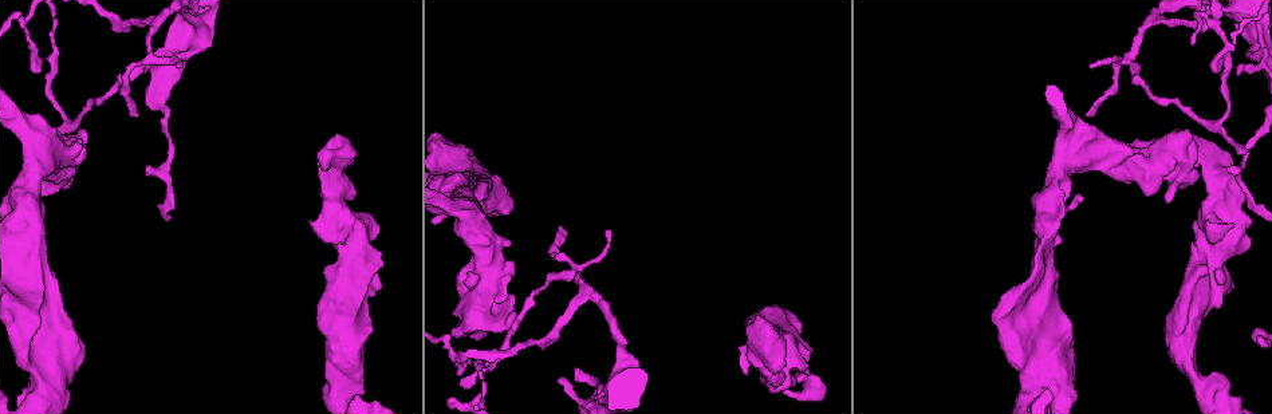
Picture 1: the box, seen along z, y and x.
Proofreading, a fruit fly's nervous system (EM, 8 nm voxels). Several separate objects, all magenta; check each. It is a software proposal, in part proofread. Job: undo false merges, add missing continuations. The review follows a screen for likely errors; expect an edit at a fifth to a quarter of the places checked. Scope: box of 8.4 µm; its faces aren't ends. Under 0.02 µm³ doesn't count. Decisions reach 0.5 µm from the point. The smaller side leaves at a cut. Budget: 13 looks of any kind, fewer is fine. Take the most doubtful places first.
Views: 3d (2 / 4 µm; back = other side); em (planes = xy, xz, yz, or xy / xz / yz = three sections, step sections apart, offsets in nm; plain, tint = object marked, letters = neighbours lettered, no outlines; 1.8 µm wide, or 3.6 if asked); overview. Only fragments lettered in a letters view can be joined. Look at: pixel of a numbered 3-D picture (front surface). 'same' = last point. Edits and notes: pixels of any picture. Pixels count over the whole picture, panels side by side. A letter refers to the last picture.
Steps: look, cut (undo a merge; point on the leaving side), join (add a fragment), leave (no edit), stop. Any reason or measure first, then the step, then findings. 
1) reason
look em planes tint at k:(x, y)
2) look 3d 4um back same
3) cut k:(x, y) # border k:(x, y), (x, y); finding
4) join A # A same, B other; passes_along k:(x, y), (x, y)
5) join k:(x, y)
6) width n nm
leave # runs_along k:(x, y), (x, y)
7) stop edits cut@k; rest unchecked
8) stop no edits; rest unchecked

four or more arms meet
look 3d 2um at 1:(1153, 153)

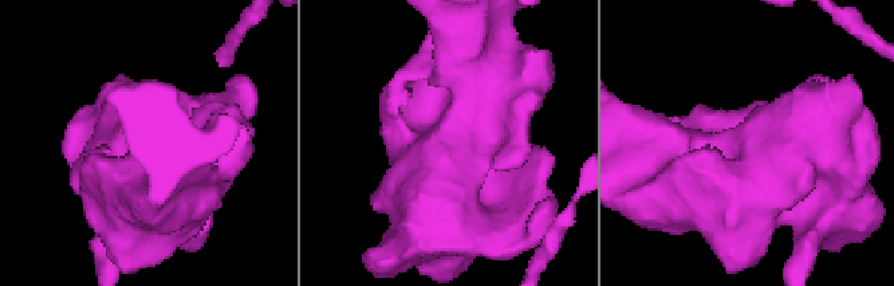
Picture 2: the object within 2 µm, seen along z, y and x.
look em planes letters at 2:(745, 154)

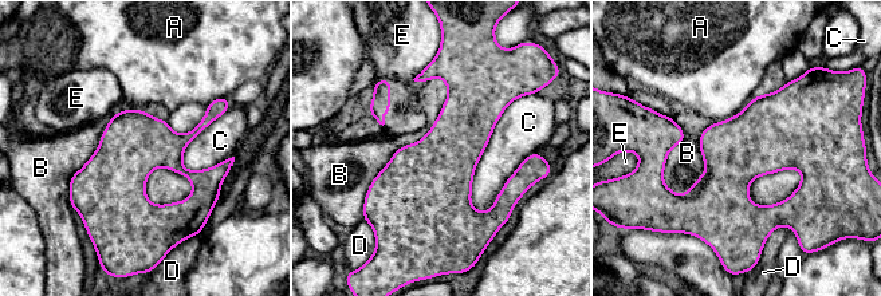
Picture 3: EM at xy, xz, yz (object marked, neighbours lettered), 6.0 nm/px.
width 380 nm
leave # A other, B other, C other, D other, E other; border 3:(440, 77), (439, 117), (364, 202); one neuron here

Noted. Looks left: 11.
look 3d 2um at 1:(1049, 308)

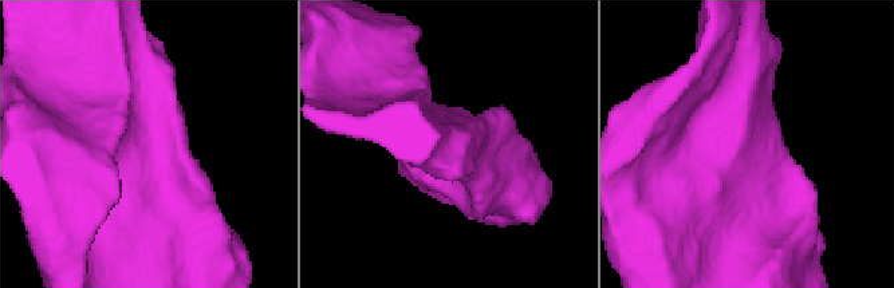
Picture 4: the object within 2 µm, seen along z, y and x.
need the tissue
look em xz step 16 tint at 4:(742, 144)

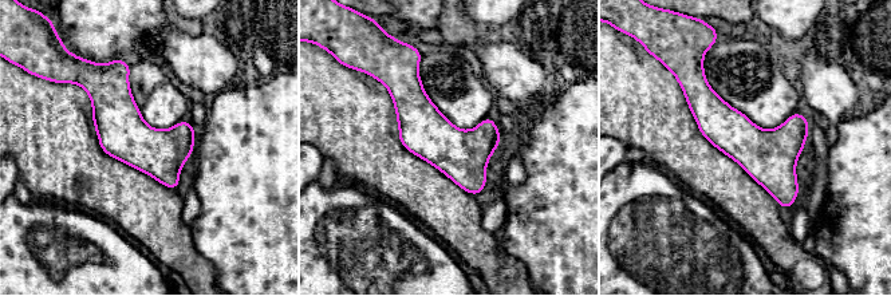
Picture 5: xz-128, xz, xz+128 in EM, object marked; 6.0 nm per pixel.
look em planes letters same

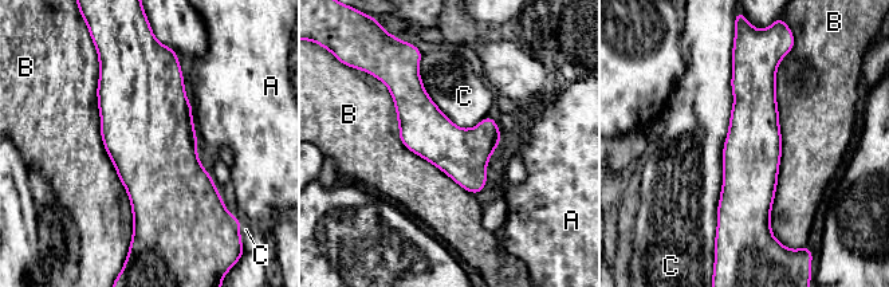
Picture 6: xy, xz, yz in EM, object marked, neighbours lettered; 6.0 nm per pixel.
leave # A other, B other, C other; runs_along 6:(743, 65), (754, 83), (756, 225); all the same neuron

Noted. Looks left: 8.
a fork
look 3d 4um at 1:(351, 283)

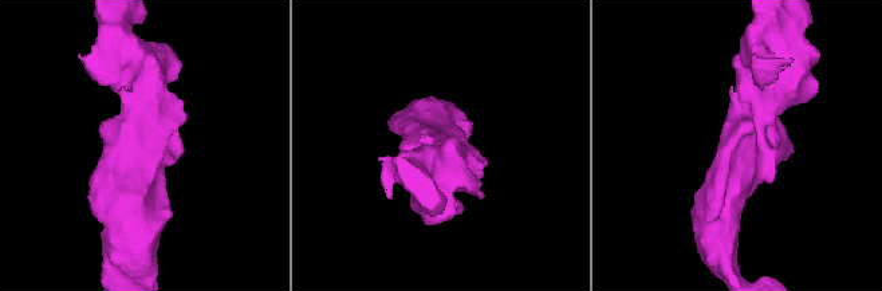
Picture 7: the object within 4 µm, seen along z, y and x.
look em 3.6um xy step 4 tint at 7:(140, 147)

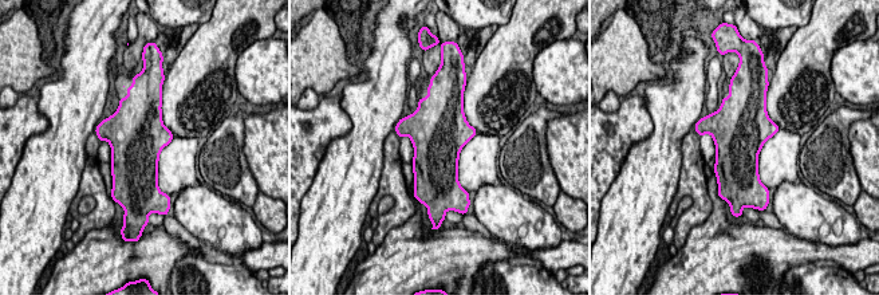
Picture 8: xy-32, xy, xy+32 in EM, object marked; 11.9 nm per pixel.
look em 3.6um planes letters same

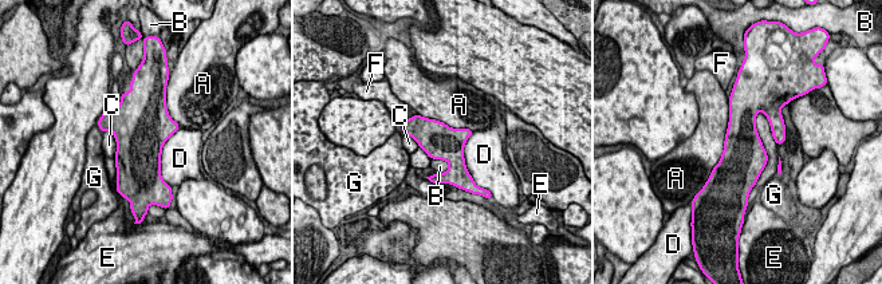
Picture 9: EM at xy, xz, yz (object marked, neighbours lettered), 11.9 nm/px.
leave # A other, B other, C other, D other, E other, F other, G other; border 9:(729, 99), (724, 150), (709, 173); continuous, no second neuron

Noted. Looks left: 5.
an open end
look 3d 4um at 1:(1090, 63)

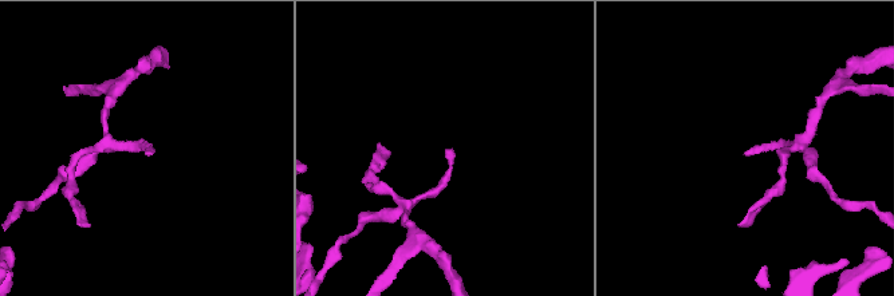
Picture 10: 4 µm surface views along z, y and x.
look em planes plain at 10:(151, 151)

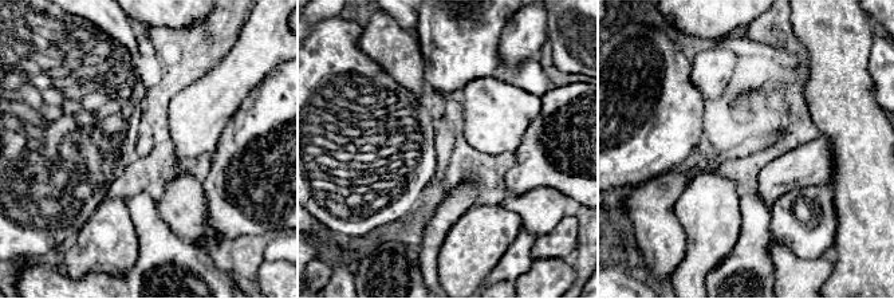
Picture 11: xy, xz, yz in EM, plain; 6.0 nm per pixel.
see the neighbours
look em planes letters same

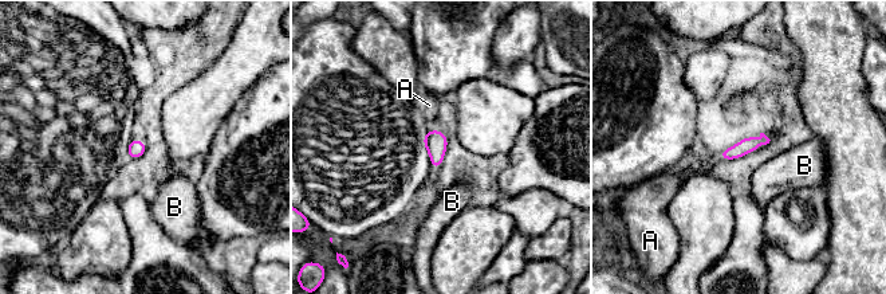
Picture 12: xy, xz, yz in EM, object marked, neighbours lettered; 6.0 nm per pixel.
join A # A same, B other; passes_along 12:(749, 144), (719, 157), (704, 167); it goes on there

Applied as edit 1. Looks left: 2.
branch stops here
look em yz step 4 letters at 1:(328, 140)

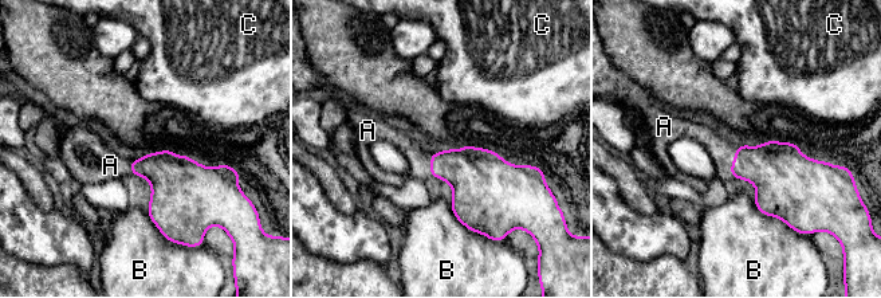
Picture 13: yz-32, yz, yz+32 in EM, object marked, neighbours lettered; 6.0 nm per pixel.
cut it another way
look em planes letters same

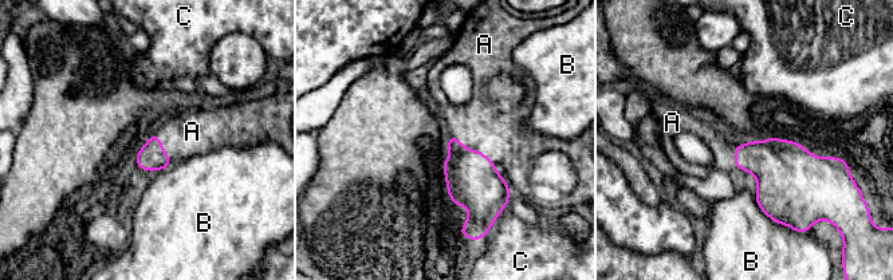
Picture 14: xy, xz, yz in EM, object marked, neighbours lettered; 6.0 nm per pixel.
join A # A same, B other, C other; passes_along 14:(472, 181), (473, 150), (475, 123); the neuron continues

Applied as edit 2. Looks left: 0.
stop edits join@12, join@14; rest unchecked

